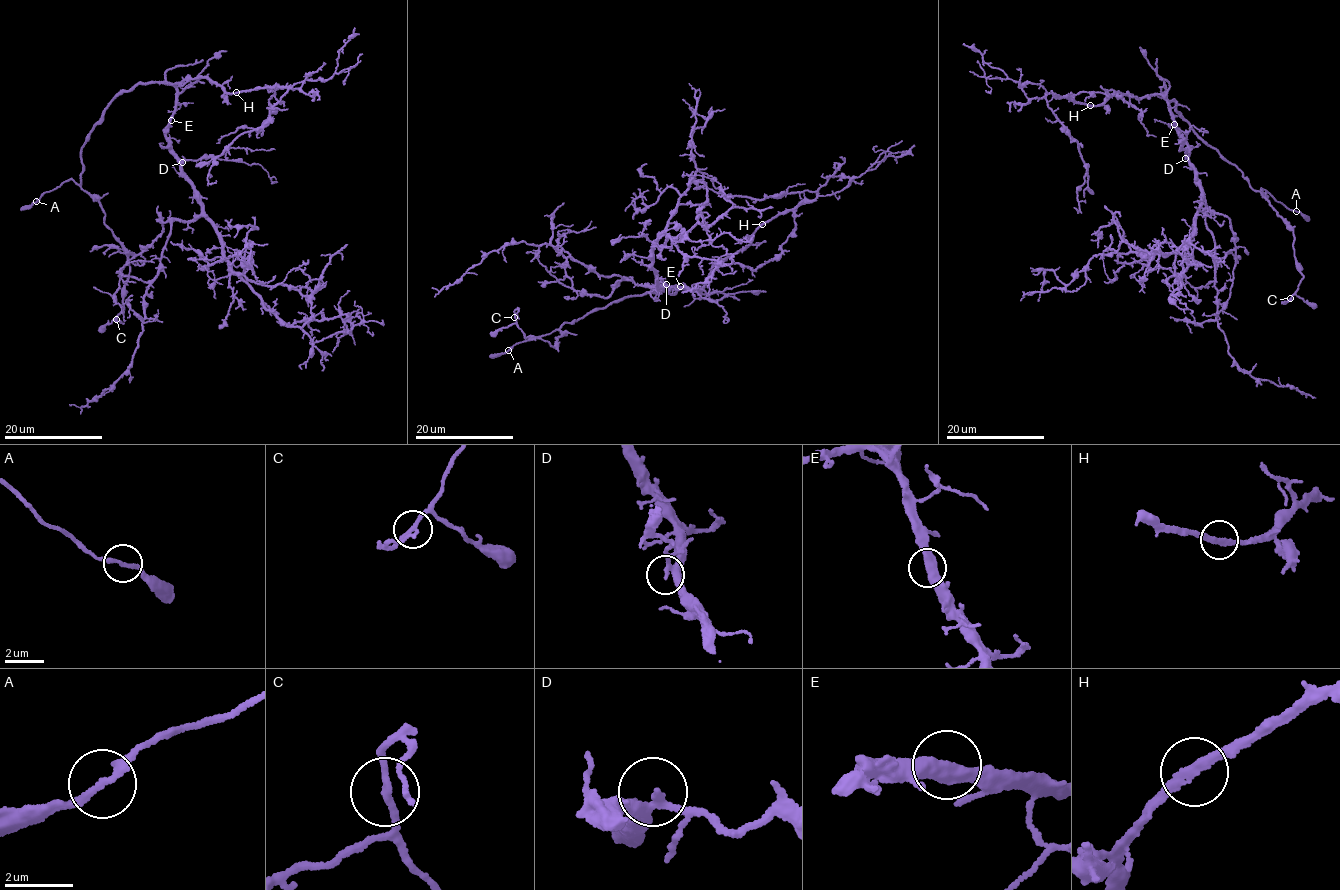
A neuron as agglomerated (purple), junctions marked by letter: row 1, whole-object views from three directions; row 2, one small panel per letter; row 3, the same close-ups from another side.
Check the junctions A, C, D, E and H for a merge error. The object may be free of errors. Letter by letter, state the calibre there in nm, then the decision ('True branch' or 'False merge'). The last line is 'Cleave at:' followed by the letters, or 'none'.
A: Thickness 200 nm. True branch
C: Thickness 200 nm. True branch
D: Thickness 240 nm. True branch
E: Thickness 400 nm. True branch
H: Thickness 220 nm. True branch
Cleave at: none

